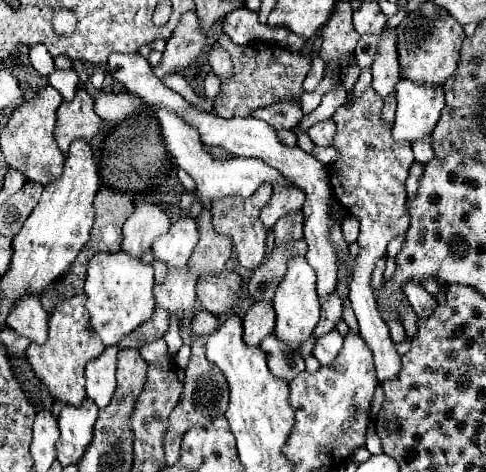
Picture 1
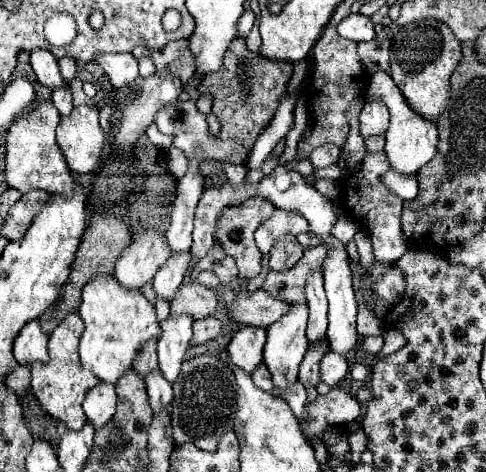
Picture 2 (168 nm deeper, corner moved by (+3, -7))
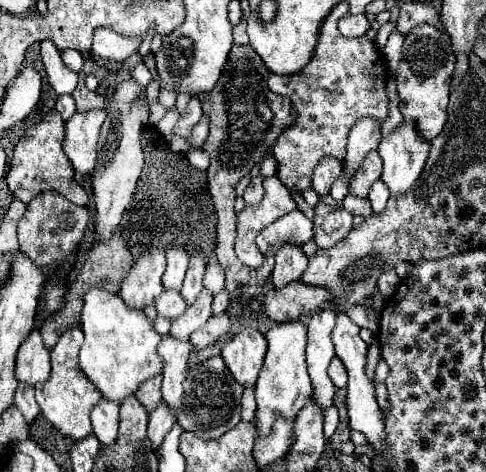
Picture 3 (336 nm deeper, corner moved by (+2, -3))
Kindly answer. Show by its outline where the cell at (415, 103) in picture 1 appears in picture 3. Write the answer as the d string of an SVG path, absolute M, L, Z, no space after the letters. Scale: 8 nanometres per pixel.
M401 123L387 139L379 143L383 159L383 183L393 197L407 193L419 179L429 155L429 143L421 139L413 123Z

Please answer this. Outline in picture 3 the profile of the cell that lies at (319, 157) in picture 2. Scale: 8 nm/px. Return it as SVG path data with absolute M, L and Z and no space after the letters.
M325 157L317 169L315 169L315 175L313 175L313 189L317 191L319 197L327 195L333 187L333 183L339 179L339 175L343 173L343 165L339 159L335 157Z

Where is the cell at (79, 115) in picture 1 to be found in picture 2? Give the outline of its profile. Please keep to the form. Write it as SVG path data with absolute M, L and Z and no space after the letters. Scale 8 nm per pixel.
M74 107L70 115L60 119L56 137L70 171L82 175L96 169L104 145L104 131L96 107Z

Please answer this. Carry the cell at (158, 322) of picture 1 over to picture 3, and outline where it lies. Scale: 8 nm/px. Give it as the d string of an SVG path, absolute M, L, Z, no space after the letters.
M153 377L147 383L143 383L135 397L143 403L143 407L147 407L147 415L151 415L153 407L159 407L163 403L163 397L161 397L161 377Z

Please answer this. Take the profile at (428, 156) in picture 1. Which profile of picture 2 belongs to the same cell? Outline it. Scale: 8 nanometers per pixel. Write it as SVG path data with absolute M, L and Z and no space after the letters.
M388 171L388 175L384 177L384 183L388 183L386 187L396 193L402 199L412 199L412 195L418 195L418 179L416 175L404 175L398 171Z

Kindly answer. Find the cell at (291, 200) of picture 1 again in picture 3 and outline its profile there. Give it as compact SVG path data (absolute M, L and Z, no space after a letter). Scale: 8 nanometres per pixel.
M299 209L279 217L273 225L265 227L257 235L257 245L263 255L271 255L277 241L285 241L291 245L303 245L313 237L313 223Z

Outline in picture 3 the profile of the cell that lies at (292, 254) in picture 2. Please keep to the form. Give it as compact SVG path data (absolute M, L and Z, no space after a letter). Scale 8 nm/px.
M283 245L281 251L275 255L275 269L273 269L273 285L275 289L283 289L287 283L299 281L303 271L307 269L307 257L301 247Z

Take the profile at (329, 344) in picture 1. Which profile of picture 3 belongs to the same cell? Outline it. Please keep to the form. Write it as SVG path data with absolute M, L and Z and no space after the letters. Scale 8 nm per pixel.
M335 357L329 365L329 377L333 379L335 387L339 389L345 389L345 383L347 383L347 375L345 375L345 365Z

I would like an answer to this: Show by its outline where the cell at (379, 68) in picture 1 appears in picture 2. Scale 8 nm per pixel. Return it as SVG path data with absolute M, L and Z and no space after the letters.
M366 99L360 113L360 135L366 139L370 135L380 135L388 129L388 109L380 99Z

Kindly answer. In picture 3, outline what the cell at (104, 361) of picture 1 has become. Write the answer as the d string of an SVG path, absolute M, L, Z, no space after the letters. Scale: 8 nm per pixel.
M101 399L101 403L95 405L91 411L91 421L93 421L93 435L101 441L101 447L113 445L119 429L119 405Z

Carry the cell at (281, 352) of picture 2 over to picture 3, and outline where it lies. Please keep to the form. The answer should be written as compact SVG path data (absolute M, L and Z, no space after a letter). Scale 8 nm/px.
M301 321L277 323L267 331L265 337L269 341L269 349L267 349L263 369L261 369L257 385L255 385L255 399L257 399L255 427L257 427L259 435L271 435L271 427L277 417L295 419L297 413L313 397L313 385L311 385L311 379L307 373L307 363L305 363L307 327Z

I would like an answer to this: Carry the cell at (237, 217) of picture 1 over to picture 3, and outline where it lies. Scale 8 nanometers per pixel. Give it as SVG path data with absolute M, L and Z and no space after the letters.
M273 175L269 179L263 179L265 197L257 207L245 207L241 213L237 213L237 239L235 239L235 253L237 257L249 265L259 267L263 265L265 257L255 245L255 237L263 227L279 219L281 215L297 209L297 203L291 195L291 191Z

